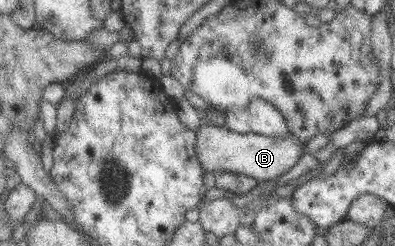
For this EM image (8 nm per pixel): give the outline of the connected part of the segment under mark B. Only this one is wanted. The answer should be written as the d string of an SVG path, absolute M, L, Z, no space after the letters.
M205 121L194 131L194 153L204 173L226 171L243 174L257 181L269 181L290 170L302 155L301 143L291 133L282 138L270 138L254 133L240 134Z

